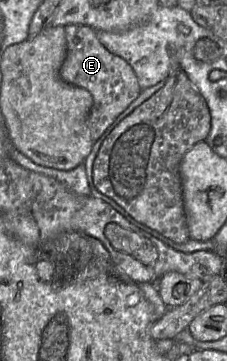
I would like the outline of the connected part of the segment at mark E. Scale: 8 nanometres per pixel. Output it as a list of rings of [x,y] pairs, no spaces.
[[[68,24],[64,28],[67,53],[60,75],[65,82],[84,88],[92,95],[93,105],[88,117],[88,126],[94,143],[139,96],[141,87],[133,68],[99,41],[96,30],[81,24]]]

